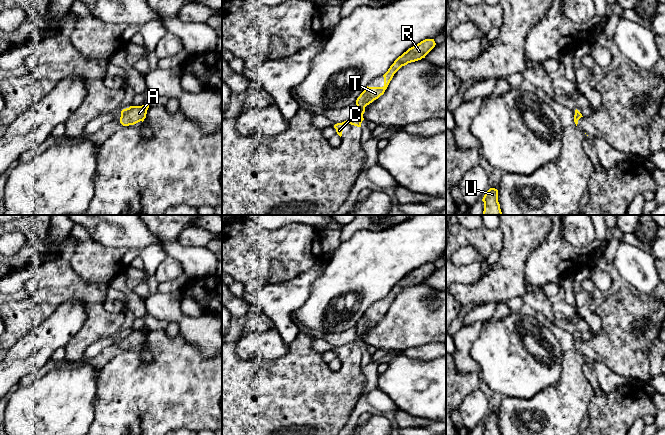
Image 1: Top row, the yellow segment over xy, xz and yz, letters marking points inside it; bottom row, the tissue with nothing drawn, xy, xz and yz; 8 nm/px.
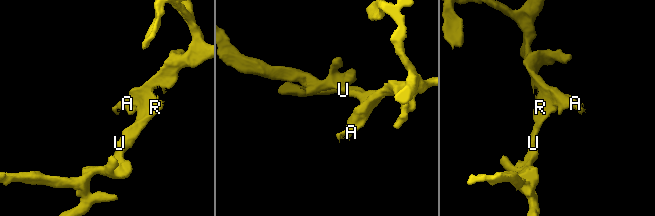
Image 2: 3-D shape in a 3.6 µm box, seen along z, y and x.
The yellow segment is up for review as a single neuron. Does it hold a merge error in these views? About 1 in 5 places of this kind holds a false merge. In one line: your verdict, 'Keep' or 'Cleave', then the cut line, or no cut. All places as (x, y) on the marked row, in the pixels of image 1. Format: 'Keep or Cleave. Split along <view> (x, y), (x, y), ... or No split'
Keep. No split

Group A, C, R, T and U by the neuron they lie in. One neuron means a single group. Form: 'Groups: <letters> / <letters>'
Groups: A C R T U

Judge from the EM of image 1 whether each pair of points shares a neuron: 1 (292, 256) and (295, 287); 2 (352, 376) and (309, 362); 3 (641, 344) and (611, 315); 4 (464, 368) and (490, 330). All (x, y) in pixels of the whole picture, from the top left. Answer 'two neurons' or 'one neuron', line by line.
1: two neurons
2: one neuron
3: one neuron
4: two neurons

